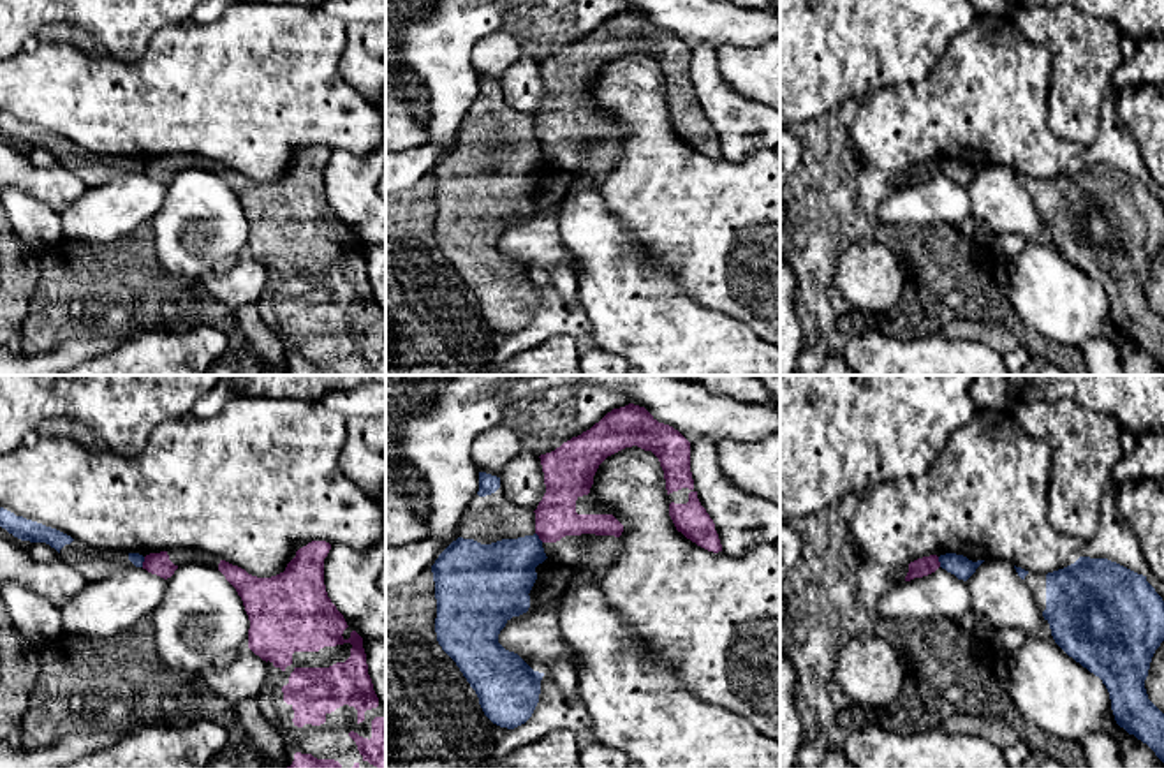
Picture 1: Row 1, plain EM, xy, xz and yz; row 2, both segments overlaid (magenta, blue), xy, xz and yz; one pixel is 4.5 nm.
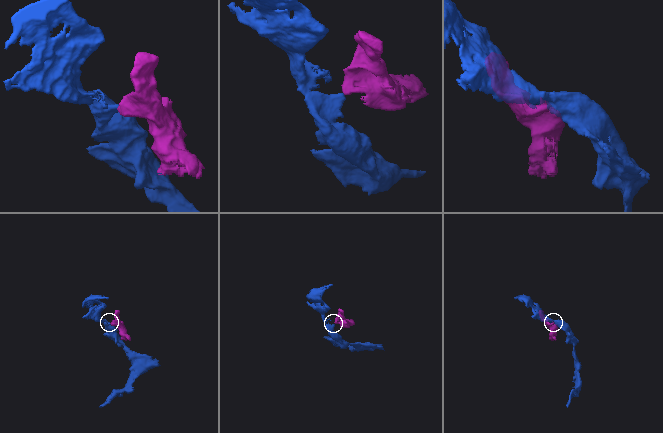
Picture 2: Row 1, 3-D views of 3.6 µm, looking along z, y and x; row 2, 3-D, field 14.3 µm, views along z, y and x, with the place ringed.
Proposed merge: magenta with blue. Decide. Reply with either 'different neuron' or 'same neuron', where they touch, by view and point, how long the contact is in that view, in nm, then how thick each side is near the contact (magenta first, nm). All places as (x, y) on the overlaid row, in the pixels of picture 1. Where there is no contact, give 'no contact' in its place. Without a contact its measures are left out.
different neuron; meets magenta in yz at (939, 562); contact 50 nm long; 90 nm thick on the magenta side, 100 nm on the other

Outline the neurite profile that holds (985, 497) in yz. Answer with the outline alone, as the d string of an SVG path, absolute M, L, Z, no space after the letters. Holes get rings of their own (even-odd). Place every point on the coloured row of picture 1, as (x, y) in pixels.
M976 410L974 417L954 430L932 467L919 477L877 484L861 498L849 530L858 546L856 590L865 609L875 613L877 602L905 581L909 564L956 553L972 562L1007 560L1028 572L1048 574L1074 564L1083 541L1057 532L1048 521L1048 488L1051 453L1044 440L1030 435L1009 410Z

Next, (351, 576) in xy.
M386 543L366 551L349 546L331 546L324 558L324 585L328 597L356 625L363 641L386 639L386 595L377 580L386 564Z

